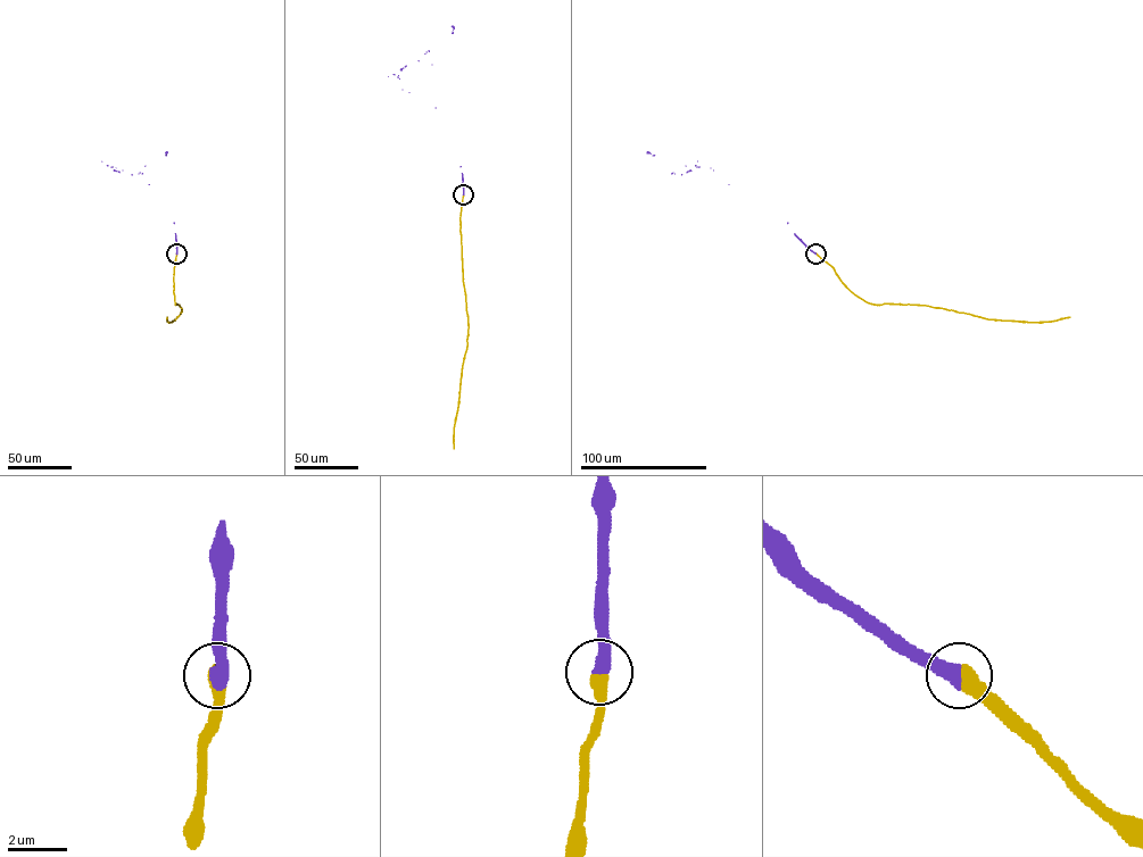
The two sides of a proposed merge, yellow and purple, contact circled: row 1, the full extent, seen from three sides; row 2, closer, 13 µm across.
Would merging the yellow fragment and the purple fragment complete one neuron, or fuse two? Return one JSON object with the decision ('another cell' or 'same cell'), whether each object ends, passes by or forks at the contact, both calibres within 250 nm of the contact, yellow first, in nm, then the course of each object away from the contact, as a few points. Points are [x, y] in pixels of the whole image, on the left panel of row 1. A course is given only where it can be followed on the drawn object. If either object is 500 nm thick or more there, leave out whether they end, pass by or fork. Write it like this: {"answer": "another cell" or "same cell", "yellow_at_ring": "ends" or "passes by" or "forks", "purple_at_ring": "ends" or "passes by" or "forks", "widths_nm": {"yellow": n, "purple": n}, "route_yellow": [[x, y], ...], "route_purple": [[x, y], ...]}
{"answer": "same cell", "widths_nm": {"yellow": 550, "purple": 500}, "route_yellow": [[176, 254], [174, 300], [182, 310], [172, 322], [167, 317]], "route_purple": [[176, 254], [174, 223], [112, 167], [119, 172], [142, 173], [165, 152]]}

